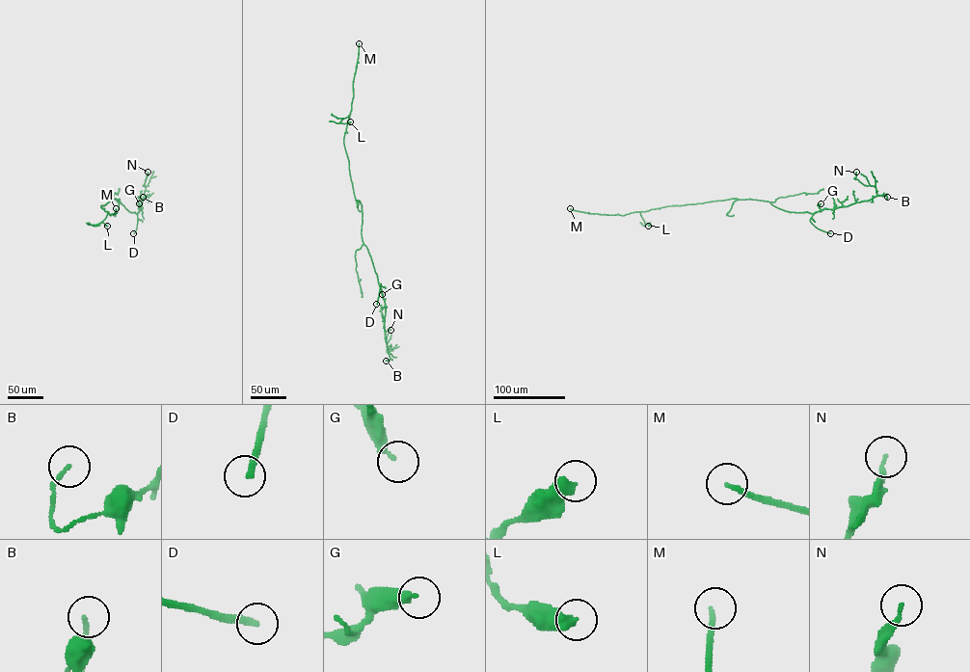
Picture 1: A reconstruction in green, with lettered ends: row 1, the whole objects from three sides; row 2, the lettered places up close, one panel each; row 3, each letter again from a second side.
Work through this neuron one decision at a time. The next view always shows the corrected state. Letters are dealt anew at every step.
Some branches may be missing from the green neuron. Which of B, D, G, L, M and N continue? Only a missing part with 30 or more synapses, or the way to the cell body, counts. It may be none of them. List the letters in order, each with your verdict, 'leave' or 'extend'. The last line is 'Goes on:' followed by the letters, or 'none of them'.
B: leave
D: extend
G: leave
L: leave
M: extend
N: leave
Goes on: D, M

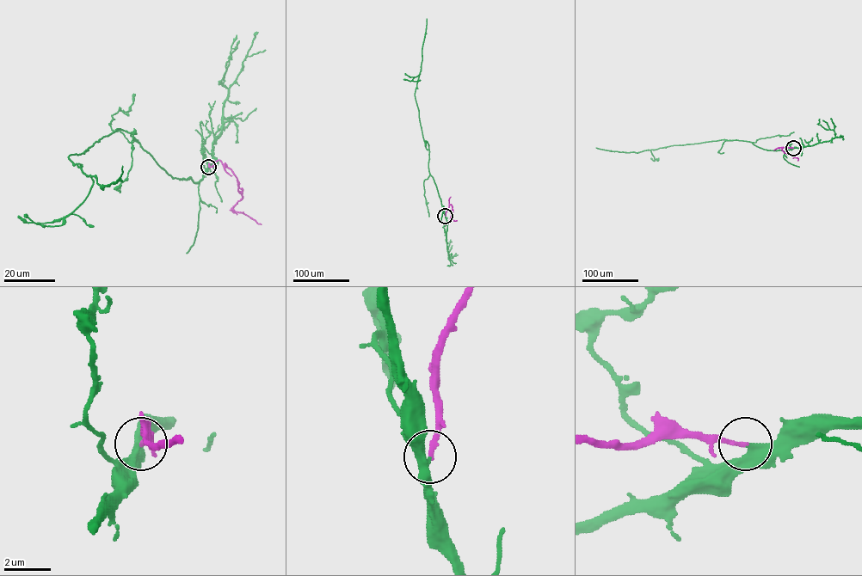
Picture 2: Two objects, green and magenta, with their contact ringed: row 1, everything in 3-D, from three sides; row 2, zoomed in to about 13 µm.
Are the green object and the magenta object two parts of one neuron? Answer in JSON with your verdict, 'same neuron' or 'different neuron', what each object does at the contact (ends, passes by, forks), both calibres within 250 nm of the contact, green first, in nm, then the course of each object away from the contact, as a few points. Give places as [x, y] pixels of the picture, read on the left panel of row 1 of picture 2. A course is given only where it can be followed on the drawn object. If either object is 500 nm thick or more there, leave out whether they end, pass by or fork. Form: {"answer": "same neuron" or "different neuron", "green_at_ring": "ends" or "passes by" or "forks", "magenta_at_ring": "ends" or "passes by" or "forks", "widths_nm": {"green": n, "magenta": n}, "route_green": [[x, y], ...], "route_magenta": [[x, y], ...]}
{"answer": "same neuron", "green_at_ring": "passes by", "magenta_at_ring": "ends", "widths_nm": {"green": 280, "magenta": 170}, "route_green": [[208, 167], [198, 182], [173, 178], [135, 132], [119, 129], [68, 156], [102, 189], [123, 166]], "route_magenta": [[208, 167], [218, 160], [224, 165], [224, 163], [237, 180], [237, 189], [243, 196], [233, 210], [261, 224]]}

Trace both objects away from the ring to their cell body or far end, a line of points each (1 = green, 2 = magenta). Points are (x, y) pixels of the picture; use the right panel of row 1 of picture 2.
1: (793, 148), (785, 151), (767, 150), (751, 142), (724, 139), (637, 152), (596, 148)
2: (793, 148), (785, 146), (781, 150), (798, 160)

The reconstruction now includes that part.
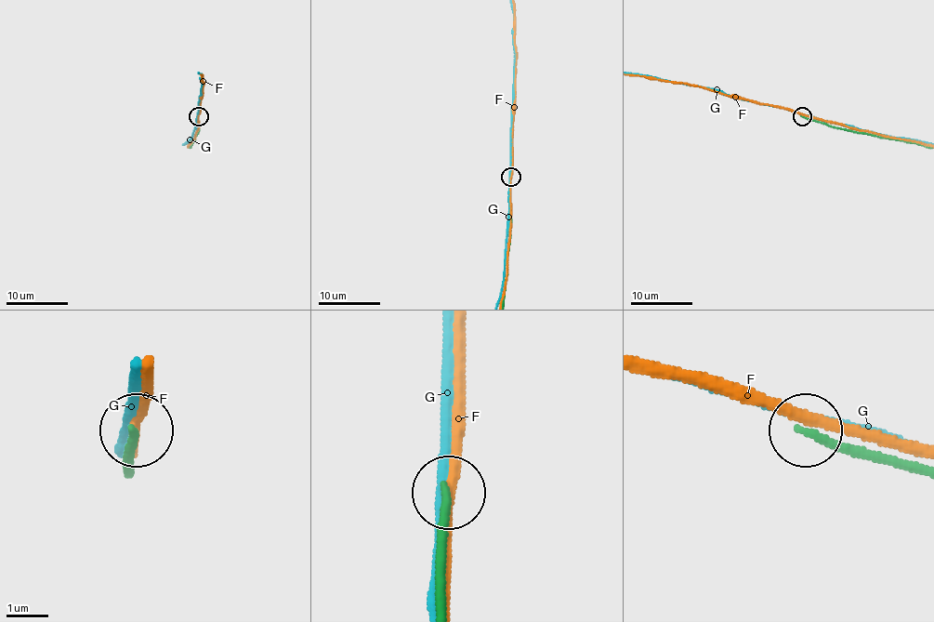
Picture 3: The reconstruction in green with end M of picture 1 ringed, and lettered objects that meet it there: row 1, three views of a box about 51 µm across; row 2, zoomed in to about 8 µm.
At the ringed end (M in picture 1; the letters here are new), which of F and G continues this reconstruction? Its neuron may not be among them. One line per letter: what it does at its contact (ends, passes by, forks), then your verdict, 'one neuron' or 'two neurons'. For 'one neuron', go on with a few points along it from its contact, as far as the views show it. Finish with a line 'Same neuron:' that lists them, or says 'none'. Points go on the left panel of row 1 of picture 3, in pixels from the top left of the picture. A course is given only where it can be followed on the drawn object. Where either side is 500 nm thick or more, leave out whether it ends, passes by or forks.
F: it passes by; two neurons
G: it passes by; two neurons
Same neuron: none

